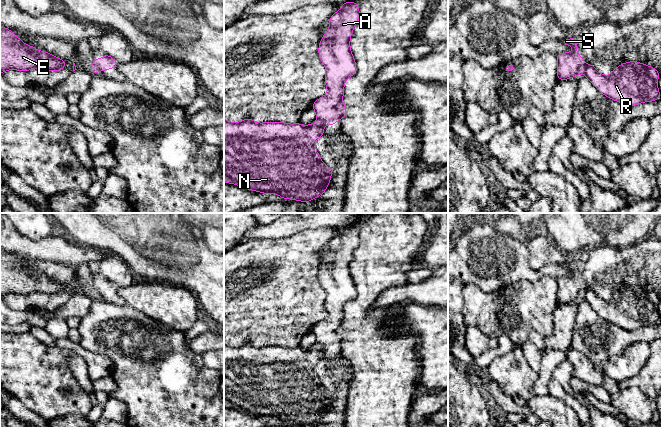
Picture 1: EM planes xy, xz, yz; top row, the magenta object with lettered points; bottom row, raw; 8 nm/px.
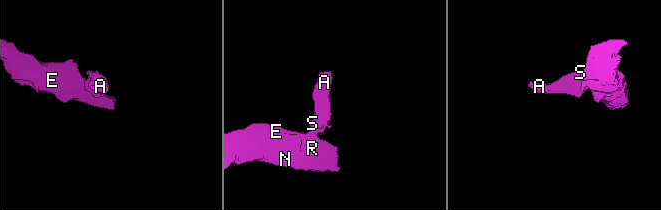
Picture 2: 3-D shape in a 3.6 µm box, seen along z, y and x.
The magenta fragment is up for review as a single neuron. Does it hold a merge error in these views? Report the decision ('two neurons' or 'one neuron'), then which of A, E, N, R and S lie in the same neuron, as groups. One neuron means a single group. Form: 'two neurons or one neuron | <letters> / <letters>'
two neurons | A S / E N R

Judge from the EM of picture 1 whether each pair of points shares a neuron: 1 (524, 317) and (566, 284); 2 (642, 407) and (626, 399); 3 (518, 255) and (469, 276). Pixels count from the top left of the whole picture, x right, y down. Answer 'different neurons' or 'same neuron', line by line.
1: different neurons
2: same neuron
3: same neuron

